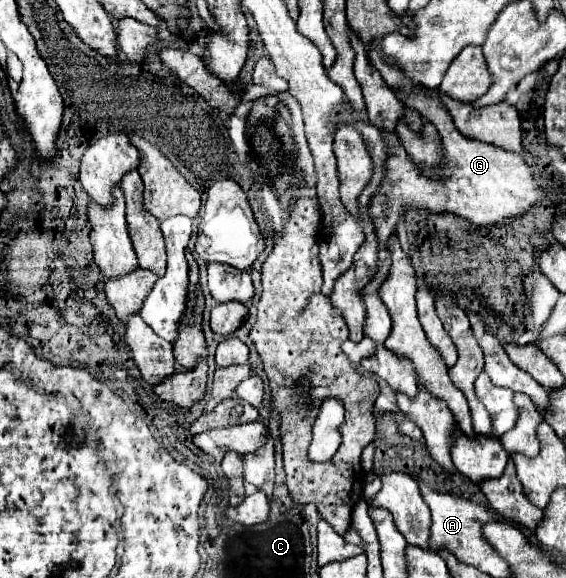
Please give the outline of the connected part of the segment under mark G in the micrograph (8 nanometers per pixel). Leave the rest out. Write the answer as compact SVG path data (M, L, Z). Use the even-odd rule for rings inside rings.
M412 92L406 94L402 102L410 104L420 112L422 118L430 120L440 138L442 138L442 156L444 156L444 168L436 172L434 176L426 174L420 164L416 164L404 150L400 138L396 132L380 132L382 140L386 142L388 156L386 156L386 176L378 190L374 192L370 200L370 216L374 222L374 232L378 238L378 262L376 262L376 274L374 278L362 288L362 300L366 306L366 322L364 322L364 334L370 336L376 344L384 344L384 340L390 334L390 314L384 306L384 302L378 296L378 288L382 280L388 276L390 268L390 256L386 250L386 242L396 230L398 218L408 208L428 210L428 212L450 212L456 216L462 216L464 220L476 224L476 226L490 226L490 224L504 224L510 218L522 216L528 208L536 204L544 196L544 192L536 186L534 176L530 174L526 162L516 152L508 152L504 148L498 148L494 144L486 144L480 140L472 140L466 136L460 136L458 128L454 126L454 120L450 112L444 108L444 104L424 92Z

